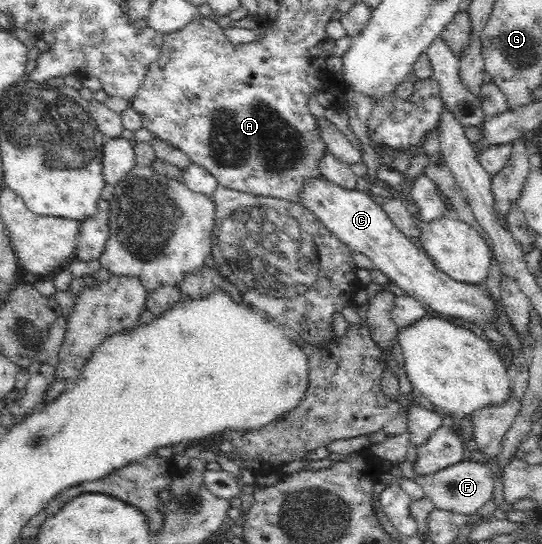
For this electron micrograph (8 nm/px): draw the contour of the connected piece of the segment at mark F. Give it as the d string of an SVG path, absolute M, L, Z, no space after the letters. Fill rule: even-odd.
M404 457L399 462L399 468L402 471L402 476L414 480L422 487L425 498L432 502L434 509L438 508L439 510L462 515L474 515L478 509L482 508L488 501L491 501L495 487L490 465L475 461L464 460L440 469L434 474L418 476L413 470L410 470L408 458Z

